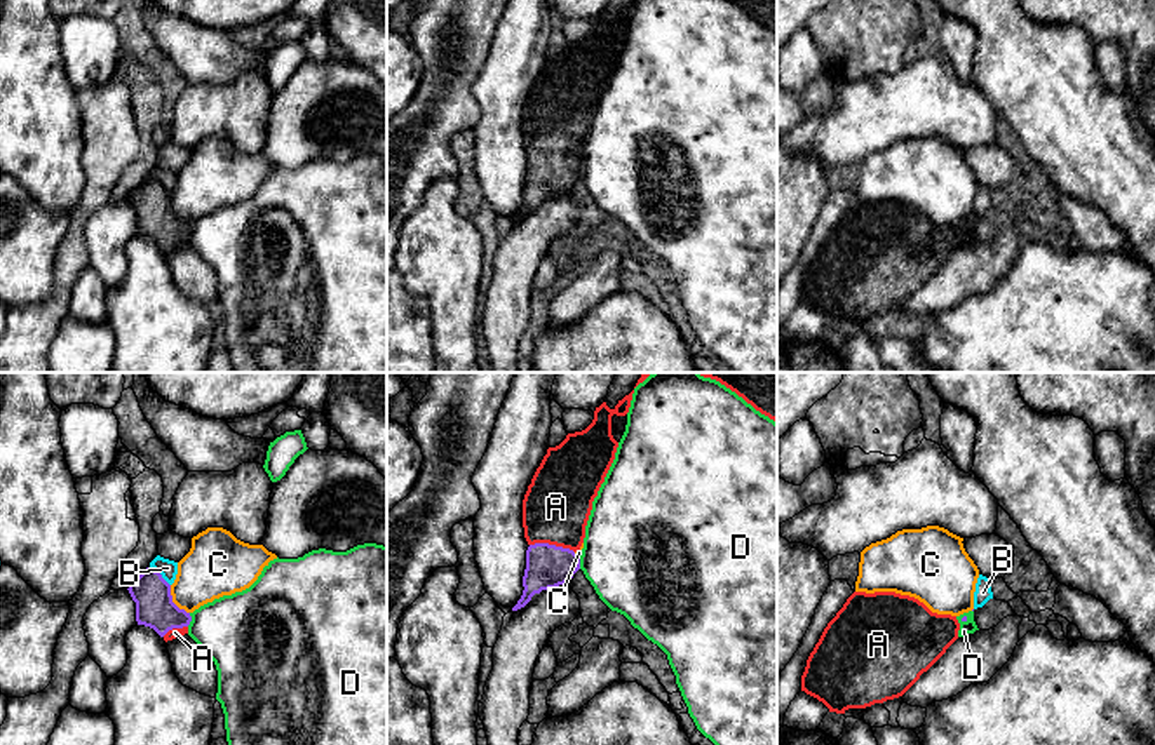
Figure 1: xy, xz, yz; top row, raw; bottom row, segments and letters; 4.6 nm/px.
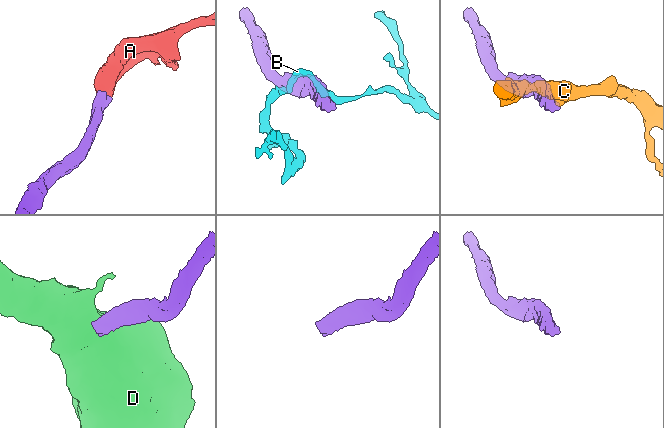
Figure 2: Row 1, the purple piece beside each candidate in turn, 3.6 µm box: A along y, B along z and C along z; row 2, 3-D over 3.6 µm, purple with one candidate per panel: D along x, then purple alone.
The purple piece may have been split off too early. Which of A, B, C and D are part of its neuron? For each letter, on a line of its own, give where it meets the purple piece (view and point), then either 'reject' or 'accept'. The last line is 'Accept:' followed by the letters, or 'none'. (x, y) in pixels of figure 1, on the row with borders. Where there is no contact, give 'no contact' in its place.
A: meets purple in xz at (553, 545); accept
B: meets purple in xy at (161, 575); reject
C: meets purple in xy at (171, 601); reject
D: meets purple in xy at (190, 620); reject
Accept: A

